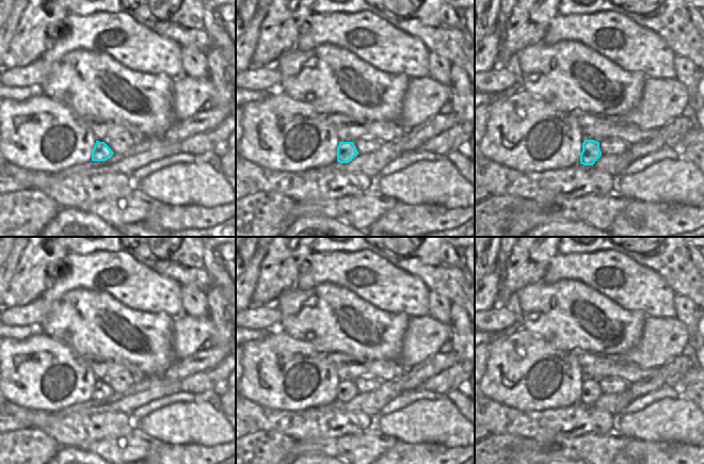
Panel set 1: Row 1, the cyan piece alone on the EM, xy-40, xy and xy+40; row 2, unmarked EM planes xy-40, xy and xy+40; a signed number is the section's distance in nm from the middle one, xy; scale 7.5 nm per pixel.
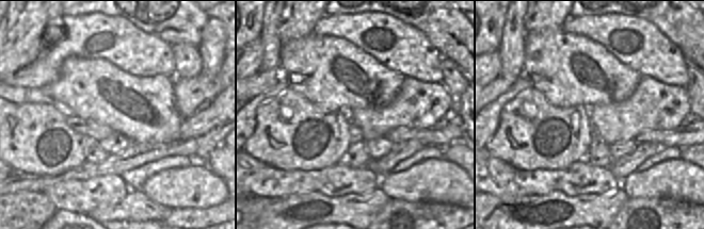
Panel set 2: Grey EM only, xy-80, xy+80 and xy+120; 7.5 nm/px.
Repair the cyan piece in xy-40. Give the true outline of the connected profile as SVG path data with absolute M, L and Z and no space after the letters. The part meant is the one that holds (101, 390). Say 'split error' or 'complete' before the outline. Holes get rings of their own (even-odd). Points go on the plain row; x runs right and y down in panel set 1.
complete; M96 380L92 390L92 400L106 400L113 395L111 387L105 382Z

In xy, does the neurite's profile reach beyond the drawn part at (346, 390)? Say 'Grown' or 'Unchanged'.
Unchanged

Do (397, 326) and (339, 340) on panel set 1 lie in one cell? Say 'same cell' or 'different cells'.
same cell

